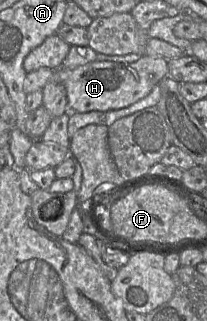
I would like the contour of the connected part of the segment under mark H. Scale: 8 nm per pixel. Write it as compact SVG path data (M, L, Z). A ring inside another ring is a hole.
M143 54L132 63L95 60L74 69L43 67L27 73L24 80L24 92L29 94L42 91L48 83L59 83L65 87L70 112L105 112L126 108L136 103L146 97L156 85L168 76L168 60Z

